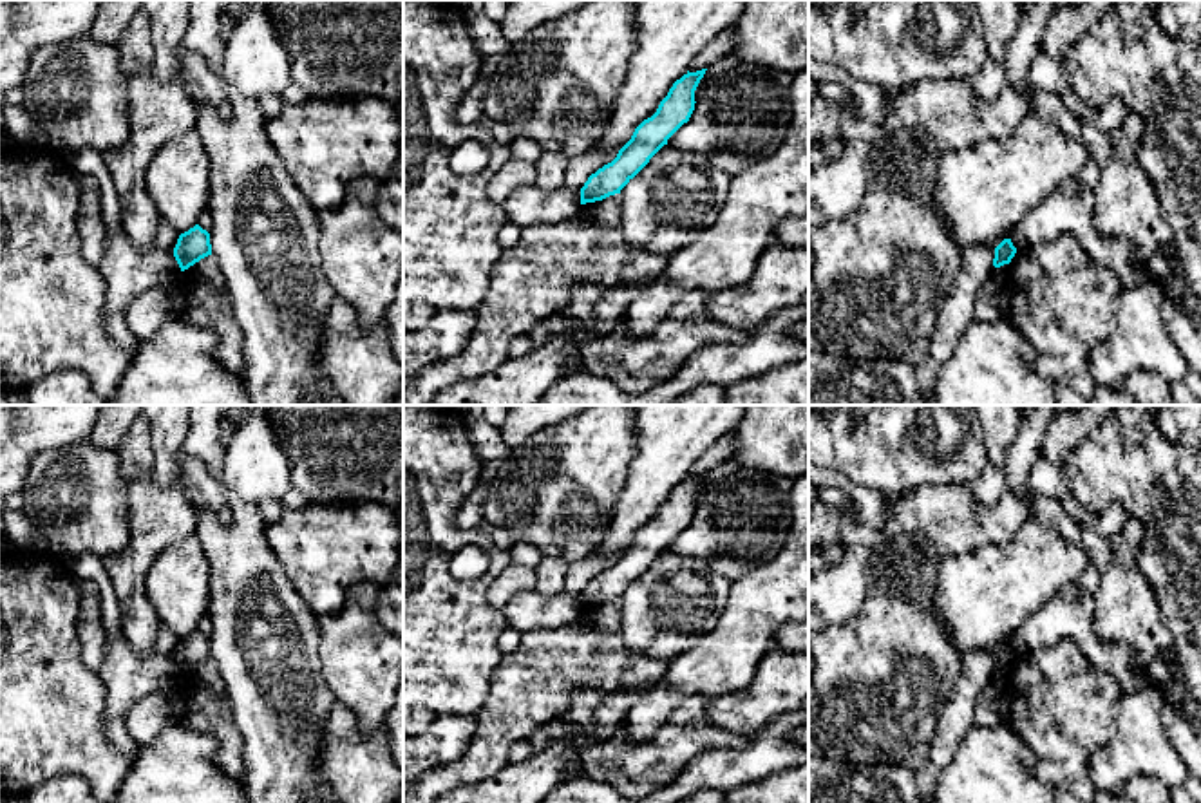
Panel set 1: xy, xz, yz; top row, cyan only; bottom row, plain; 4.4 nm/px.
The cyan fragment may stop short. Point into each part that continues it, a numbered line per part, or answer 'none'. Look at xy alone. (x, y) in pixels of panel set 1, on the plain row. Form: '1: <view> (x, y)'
none

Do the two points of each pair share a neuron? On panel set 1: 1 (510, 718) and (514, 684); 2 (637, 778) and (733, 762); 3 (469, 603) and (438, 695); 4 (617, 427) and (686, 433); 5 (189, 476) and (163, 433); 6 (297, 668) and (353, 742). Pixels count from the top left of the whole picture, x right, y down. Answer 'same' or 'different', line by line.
1: same
2: different
3: same
4: different
5: same
6: different

